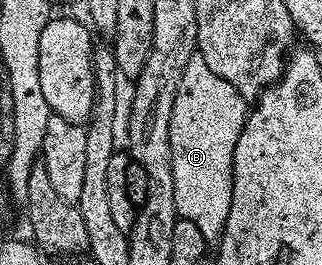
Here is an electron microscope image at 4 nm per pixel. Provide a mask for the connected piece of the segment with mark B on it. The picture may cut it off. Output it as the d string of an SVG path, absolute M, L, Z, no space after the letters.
M199 52L190 56L190 64L178 80L174 112L170 112L170 156L174 168L174 204L177 215L202 232L205 243L219 243L224 234L226 216L232 199L232 161L234 148L241 145L244 121L250 118L250 106L218 72L210 72Z

